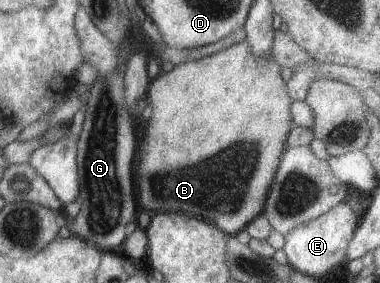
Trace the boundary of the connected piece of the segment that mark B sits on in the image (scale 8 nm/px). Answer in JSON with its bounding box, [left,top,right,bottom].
[136,39,294,235]

